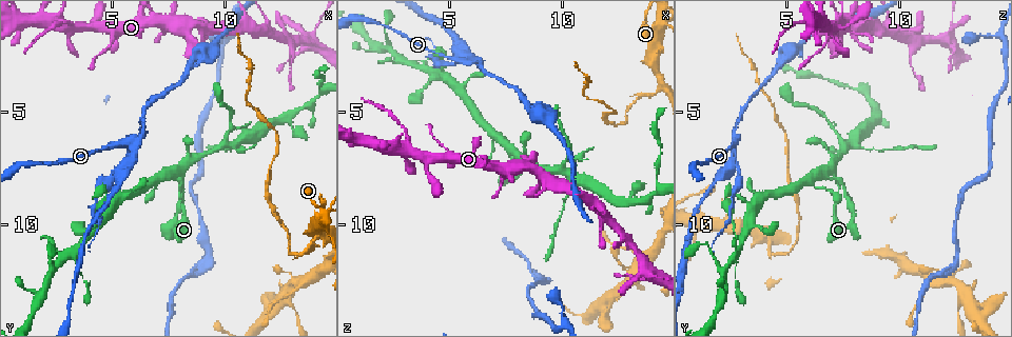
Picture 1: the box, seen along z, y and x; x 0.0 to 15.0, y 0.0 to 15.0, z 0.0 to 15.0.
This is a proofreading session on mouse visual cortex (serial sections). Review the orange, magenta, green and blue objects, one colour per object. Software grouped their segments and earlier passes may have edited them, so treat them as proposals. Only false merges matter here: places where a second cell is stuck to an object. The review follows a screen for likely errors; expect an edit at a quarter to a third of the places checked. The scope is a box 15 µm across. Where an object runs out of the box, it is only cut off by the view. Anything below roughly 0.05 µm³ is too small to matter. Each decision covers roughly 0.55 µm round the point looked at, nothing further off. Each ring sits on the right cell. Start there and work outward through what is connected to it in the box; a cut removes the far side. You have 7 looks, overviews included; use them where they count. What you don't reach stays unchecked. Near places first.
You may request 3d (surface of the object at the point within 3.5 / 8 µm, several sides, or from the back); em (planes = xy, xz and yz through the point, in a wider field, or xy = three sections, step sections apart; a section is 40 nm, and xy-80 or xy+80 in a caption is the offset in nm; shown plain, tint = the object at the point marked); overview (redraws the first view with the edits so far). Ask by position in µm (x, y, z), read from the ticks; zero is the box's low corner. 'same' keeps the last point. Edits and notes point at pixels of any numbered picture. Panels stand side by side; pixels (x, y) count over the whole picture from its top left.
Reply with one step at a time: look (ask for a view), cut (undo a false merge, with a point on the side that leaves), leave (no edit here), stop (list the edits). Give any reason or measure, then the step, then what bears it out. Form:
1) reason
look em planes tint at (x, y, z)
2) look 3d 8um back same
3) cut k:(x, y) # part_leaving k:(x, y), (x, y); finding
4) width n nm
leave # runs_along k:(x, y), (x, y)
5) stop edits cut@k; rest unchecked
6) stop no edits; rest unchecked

abrupt turn
look em xy step 1 tint at (14.0, 10.1, 2.7)

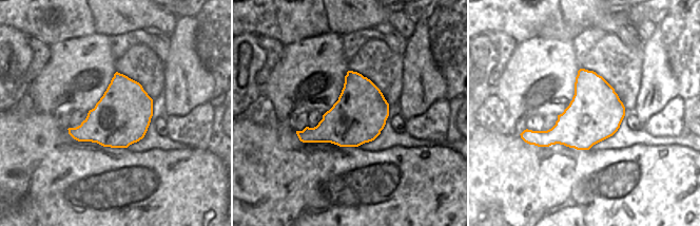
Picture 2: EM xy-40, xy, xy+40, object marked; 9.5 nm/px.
see where the arms go
look 3d 3.5um same

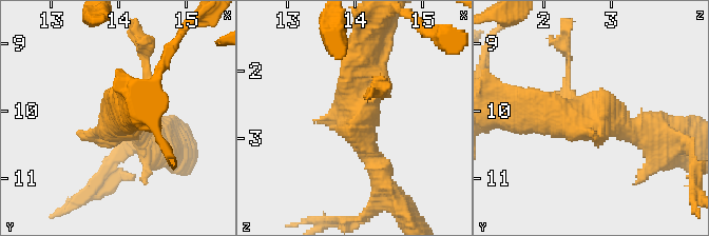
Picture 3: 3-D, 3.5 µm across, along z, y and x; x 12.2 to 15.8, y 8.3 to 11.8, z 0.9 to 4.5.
leave # one cell here

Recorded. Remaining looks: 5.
narrows sharply
look 3d 3.5um at (8.1, 8.5, 7.2)

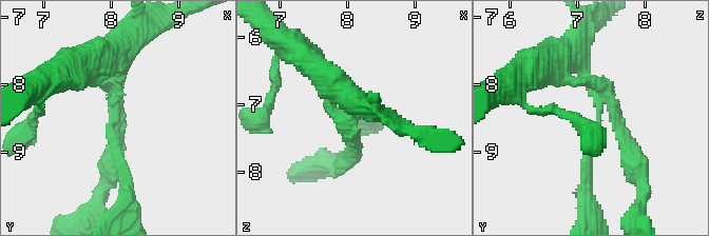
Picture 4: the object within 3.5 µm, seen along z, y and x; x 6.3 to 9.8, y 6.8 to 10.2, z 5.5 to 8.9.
arms 3; arm_widths 200, 200, 250 nm
look em planes tint at (8.00, 8.50, 7.30)

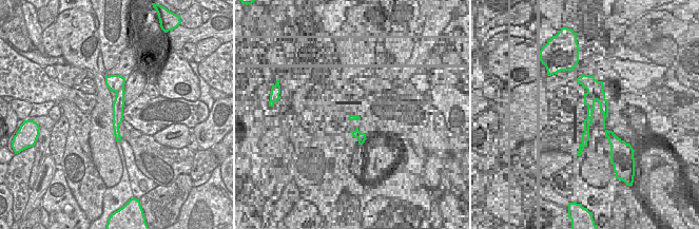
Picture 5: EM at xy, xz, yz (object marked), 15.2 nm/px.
leave # runs_along 5:(113, 82), (119, 91), (118, 138); all the same cell

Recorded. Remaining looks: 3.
sudden change in width
look 3d 3.5um at (10.2, 6.6, 8.6)

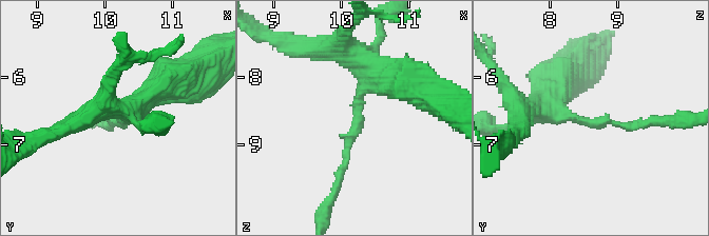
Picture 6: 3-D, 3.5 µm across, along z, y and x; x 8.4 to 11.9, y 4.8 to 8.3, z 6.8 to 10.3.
arm_widths 100, 350 nm; now the EM
look em xy step 1 tint at (10.25, 6.65, 8.50)

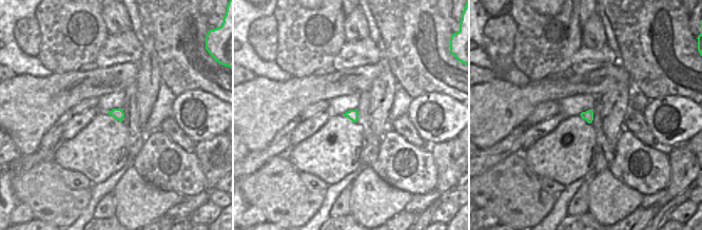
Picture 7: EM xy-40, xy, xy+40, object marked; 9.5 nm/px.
cut 6:(353, 134) # part_leaving 6:(361, 92), (358, 126), (338, 187); two cells meet here

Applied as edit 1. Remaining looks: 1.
stop edits cut@6; rest unchecked

